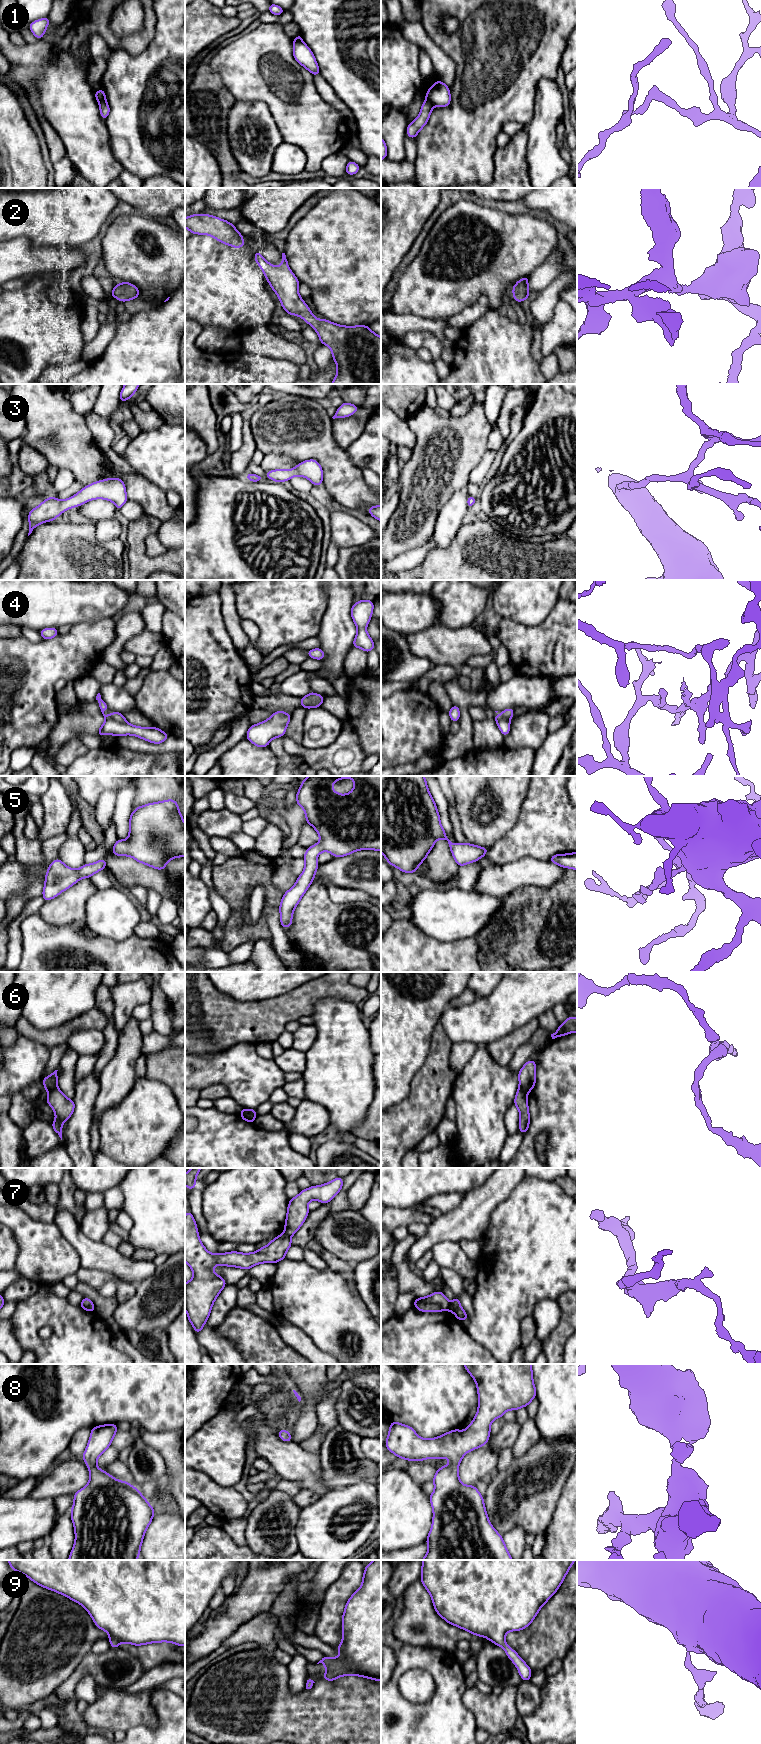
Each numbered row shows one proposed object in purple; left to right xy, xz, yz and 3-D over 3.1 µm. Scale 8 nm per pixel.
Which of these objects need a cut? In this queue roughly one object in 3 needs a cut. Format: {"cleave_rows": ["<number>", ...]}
{"cleave_rows": ["1", "6", "7"]}

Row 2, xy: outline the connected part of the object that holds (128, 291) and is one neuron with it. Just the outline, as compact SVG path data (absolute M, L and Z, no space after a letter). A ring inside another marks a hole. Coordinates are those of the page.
M123 282L117 284L109 296L115 297L119 301L126 302L139 297L140 292L135 285L129 282Z

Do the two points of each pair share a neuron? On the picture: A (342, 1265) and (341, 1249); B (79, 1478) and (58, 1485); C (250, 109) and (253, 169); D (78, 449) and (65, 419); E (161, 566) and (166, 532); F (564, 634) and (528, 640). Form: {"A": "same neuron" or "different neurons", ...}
{"A": "different neurons", "B": "same neuron", "C": "same neuron", "D": "same neuron", "E": "different neurons", "F": "same neuron"}

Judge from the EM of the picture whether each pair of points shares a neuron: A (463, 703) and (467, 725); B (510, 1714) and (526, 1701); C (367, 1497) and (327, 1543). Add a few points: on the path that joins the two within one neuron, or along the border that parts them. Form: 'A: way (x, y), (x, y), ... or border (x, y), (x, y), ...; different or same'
A: way (464, 708), (465, 720); same
B: border (516, 1687), (516, 1709), (519, 1714); different
C: way (350, 1497), (344, 1497), (326, 1515), (326, 1526); same

